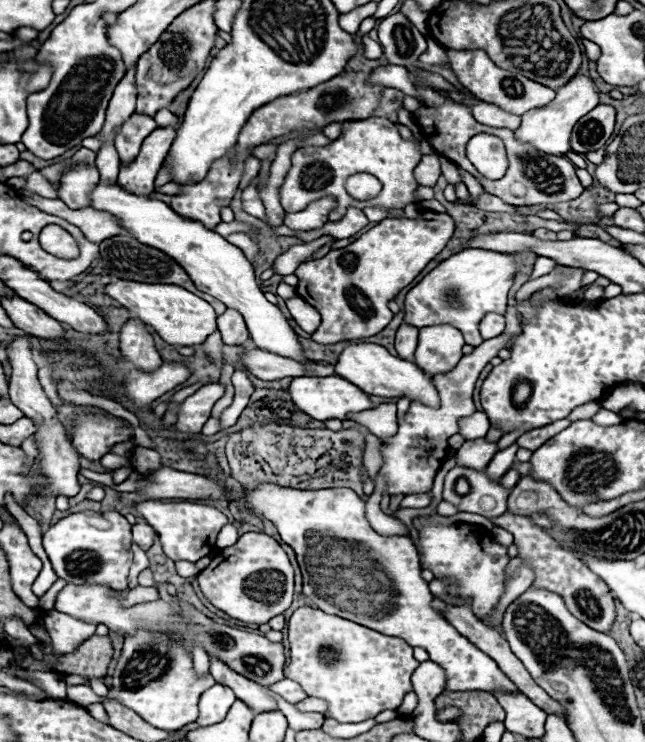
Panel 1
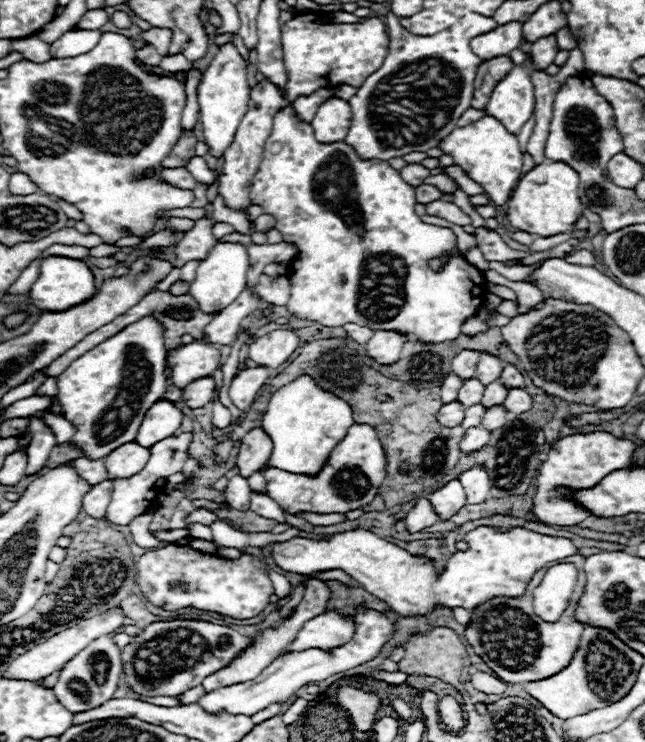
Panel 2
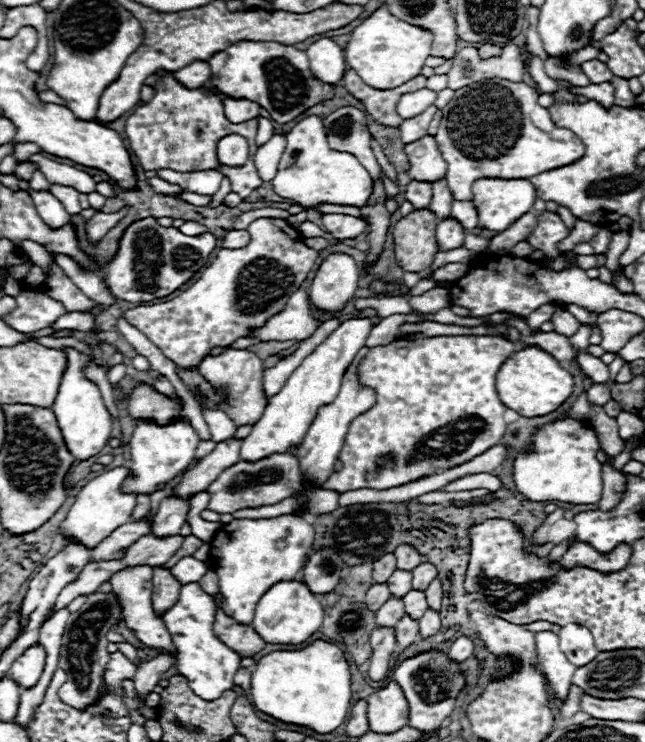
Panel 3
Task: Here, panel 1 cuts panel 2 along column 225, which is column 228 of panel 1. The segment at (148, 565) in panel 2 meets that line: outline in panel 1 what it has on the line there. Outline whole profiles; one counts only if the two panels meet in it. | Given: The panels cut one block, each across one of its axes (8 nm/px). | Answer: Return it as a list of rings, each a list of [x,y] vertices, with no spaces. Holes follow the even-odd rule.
[[[246,532],[234,546],[220,550],[208,568],[198,574],[198,584],[204,596],[230,618],[268,624],[270,618],[282,614],[292,604],[294,570],[282,546],[268,534]]]

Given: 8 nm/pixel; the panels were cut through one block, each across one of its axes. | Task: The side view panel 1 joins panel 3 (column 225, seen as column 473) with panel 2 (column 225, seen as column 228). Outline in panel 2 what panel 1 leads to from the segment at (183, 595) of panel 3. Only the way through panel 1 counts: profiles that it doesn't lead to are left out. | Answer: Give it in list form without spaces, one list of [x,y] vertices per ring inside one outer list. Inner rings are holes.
[[[232,476],[228,480],[228,486],[226,486],[226,492],[224,492],[224,498],[226,502],[234,508],[234,510],[250,510],[250,486],[248,486],[248,480],[242,478],[242,476]]]

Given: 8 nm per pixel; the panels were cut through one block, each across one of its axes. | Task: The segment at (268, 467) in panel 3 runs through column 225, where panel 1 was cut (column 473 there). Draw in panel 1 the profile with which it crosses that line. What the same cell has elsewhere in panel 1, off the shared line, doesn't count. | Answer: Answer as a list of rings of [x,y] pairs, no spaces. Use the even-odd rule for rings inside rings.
[[[456,466],[446,474],[442,488],[442,500],[454,504],[462,512],[480,514],[486,518],[498,518],[500,514],[506,512],[508,494],[510,490],[502,488],[498,480],[492,482],[486,478],[484,472],[476,472],[462,466]],[[458,480],[466,480],[468,484],[466,494],[456,492]]]

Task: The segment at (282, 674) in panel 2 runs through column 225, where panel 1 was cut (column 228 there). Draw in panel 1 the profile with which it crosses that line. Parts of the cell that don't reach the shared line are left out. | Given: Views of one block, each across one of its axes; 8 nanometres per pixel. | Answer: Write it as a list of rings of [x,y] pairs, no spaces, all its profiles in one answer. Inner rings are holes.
[[[214,684],[200,696],[200,704],[198,704],[200,716],[196,722],[200,726],[210,726],[210,724],[224,720],[234,700],[236,700],[236,696],[228,686]]]

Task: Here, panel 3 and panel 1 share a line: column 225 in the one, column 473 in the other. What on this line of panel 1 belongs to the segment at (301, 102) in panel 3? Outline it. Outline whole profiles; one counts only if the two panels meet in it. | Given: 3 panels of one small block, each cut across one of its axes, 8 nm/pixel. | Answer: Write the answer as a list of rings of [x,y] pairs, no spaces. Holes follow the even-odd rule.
[[[448,50],[448,58],[450,58],[450,68],[454,70],[460,84],[466,90],[470,90],[482,102],[500,106],[508,114],[522,116],[528,110],[546,106],[556,96],[556,90],[548,86],[540,86],[538,82],[532,82],[530,78],[524,78],[522,74],[514,74],[514,72],[498,68],[484,50]]]

